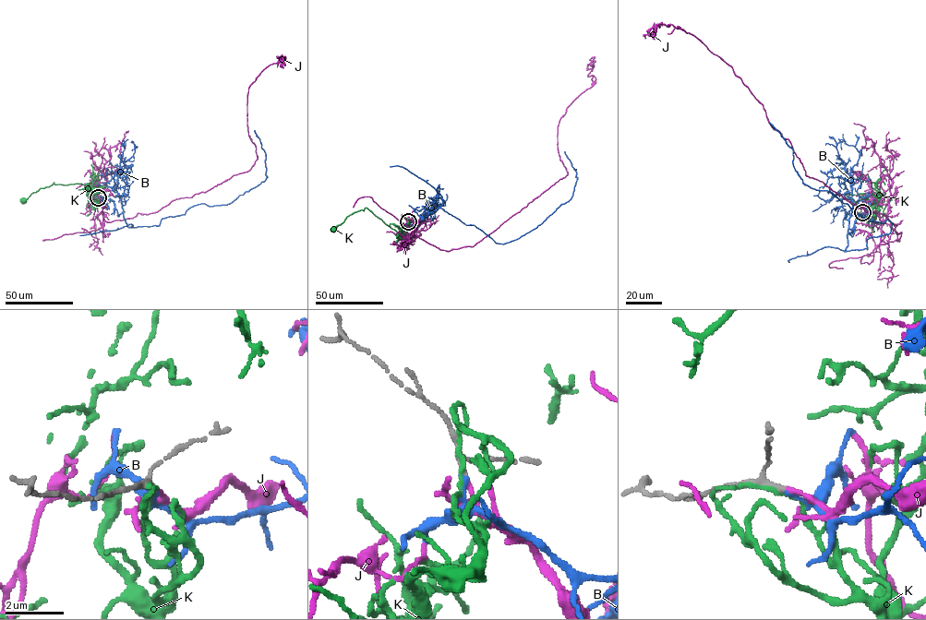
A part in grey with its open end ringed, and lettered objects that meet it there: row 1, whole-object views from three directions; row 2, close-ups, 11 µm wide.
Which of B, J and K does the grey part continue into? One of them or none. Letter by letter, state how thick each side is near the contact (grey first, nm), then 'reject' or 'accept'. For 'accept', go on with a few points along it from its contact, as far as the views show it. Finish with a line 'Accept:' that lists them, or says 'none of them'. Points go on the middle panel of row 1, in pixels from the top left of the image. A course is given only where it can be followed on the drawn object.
B: 160 nm thick on the grey side, 140 nm on the other; reject
J: 160 nm thick on the grey side, 100 nm on the other; accept; it runs (407, 221), (407, 239), (448, 251), (473, 246), (564, 177), (558, 126), (595, 82), (587, 76), (590, 58)
K: 200 nm thick on the grey side, 130 nm on the other; reject
Accept: J

